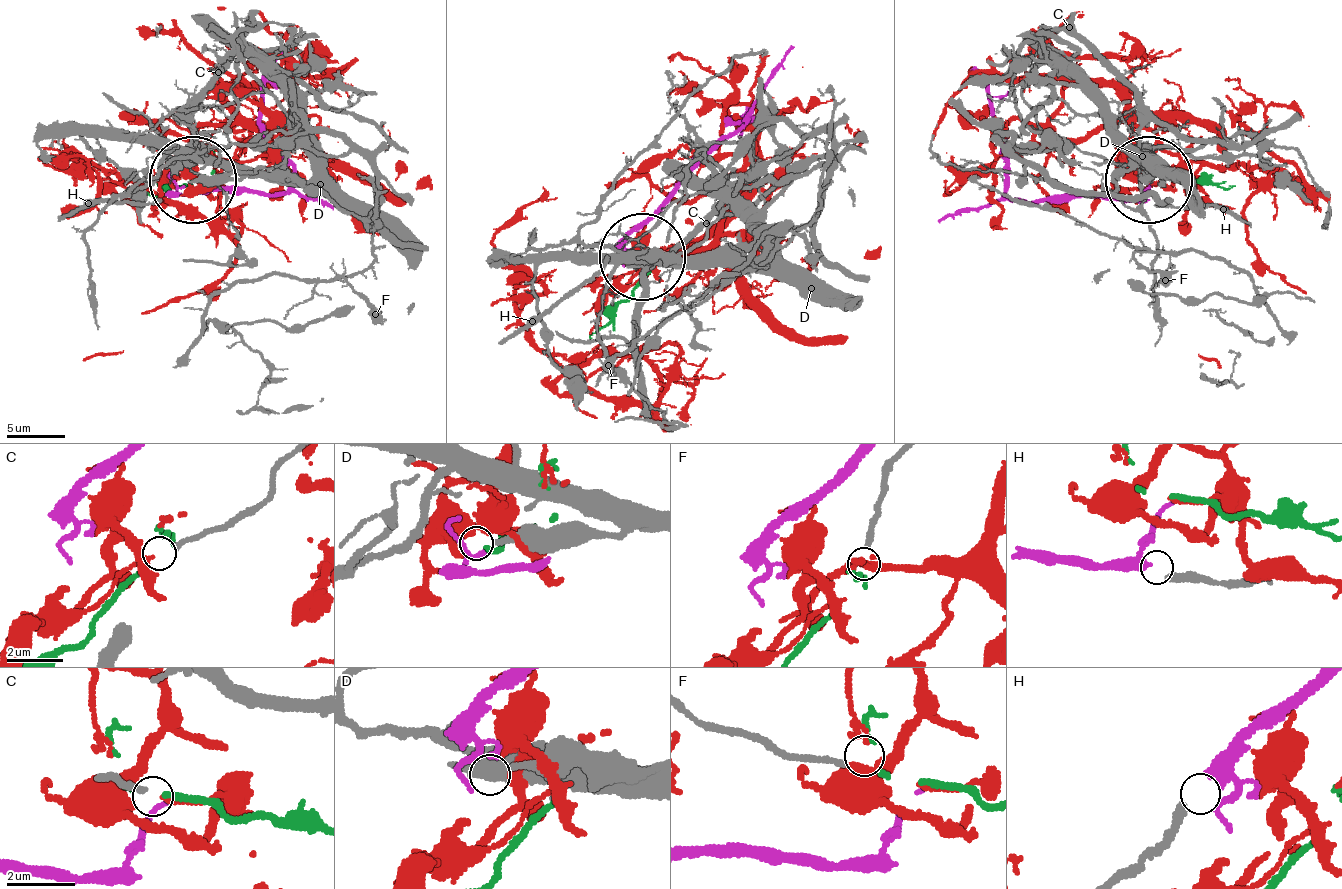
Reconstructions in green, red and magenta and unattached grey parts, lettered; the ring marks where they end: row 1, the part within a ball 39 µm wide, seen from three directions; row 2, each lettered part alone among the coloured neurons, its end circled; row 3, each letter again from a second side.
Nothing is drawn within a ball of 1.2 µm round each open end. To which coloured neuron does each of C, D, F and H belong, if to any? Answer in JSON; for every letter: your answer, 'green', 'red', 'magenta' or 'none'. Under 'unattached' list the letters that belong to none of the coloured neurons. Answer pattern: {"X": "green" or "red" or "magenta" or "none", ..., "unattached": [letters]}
{"C": "none", "D": "none", "F": "green", "H": "magenta", "unattached": ["C", "D"]}

